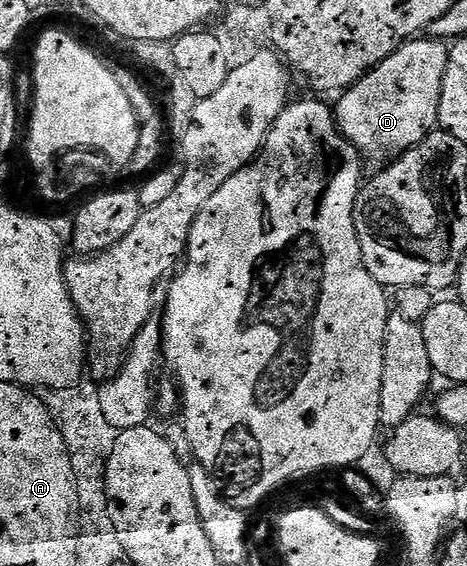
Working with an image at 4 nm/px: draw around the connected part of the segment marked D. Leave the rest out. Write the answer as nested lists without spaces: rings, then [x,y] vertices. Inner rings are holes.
[[[417,37],[407,43],[400,44],[400,48],[390,57],[386,57],[377,67],[372,68],[367,75],[364,75],[357,83],[353,83],[339,96],[340,104],[335,104],[334,114],[336,116],[336,126],[339,127],[348,140],[359,149],[361,156],[376,165],[387,165],[394,159],[399,159],[401,155],[406,154],[412,147],[417,147],[427,135],[437,126],[436,118],[438,117],[438,101],[442,97],[442,79],[446,73],[446,61],[448,60],[449,44],[447,42],[434,39],[431,37]]]

